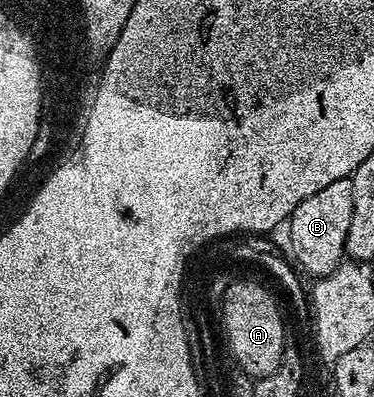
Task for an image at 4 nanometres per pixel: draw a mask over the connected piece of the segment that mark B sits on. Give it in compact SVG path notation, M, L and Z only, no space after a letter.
M349 178L335 180L335 184L327 184L327 188L319 188L315 196L307 196L299 208L289 217L287 229L293 237L293 250L301 261L301 266L317 280L329 275L346 257L345 245L347 232L351 228L353 215L353 184Z

